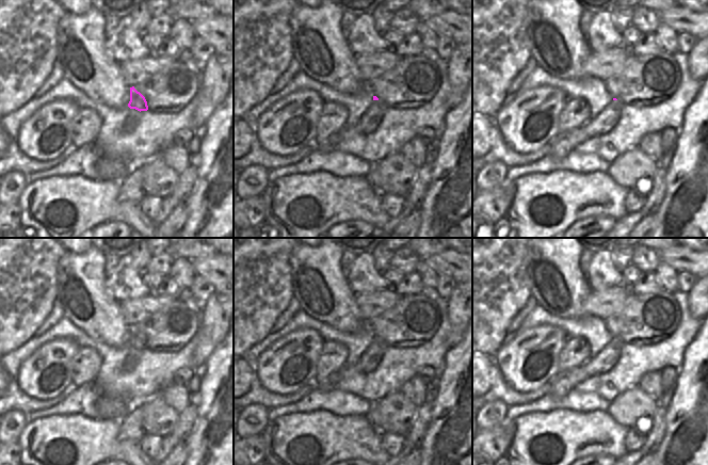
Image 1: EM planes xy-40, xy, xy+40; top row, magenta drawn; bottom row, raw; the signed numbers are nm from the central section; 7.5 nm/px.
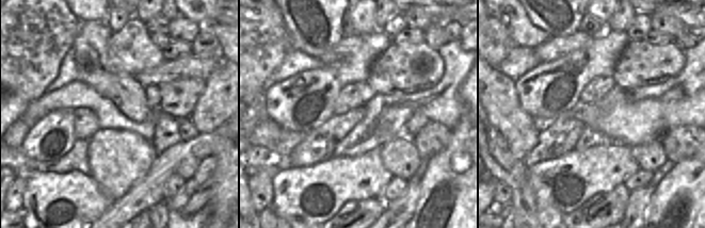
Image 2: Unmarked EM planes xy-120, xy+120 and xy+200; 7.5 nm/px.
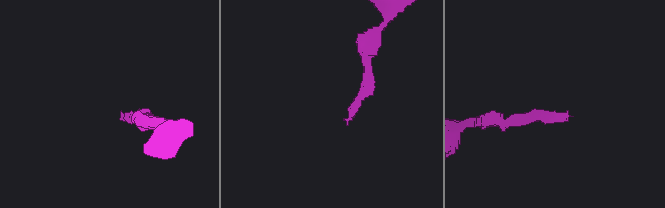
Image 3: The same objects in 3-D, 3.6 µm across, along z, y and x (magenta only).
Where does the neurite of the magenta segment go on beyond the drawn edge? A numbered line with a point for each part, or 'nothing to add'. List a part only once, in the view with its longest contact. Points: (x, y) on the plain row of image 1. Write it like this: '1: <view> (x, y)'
1: xy-40 (132, 358)

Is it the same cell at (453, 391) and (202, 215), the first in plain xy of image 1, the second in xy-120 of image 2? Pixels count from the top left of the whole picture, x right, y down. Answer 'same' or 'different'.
different

